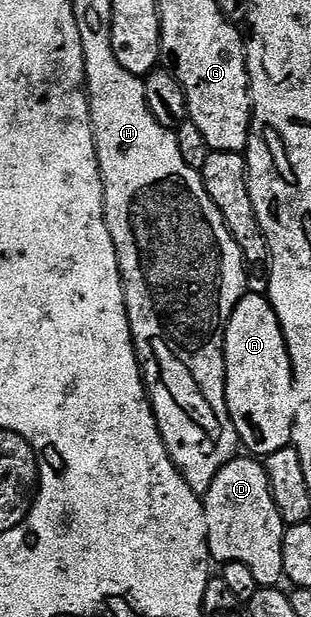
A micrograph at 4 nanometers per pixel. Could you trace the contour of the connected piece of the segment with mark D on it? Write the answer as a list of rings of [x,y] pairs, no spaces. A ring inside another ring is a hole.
[[[235,457],[230,459],[225,464],[223,464],[222,468],[218,470],[216,473],[214,480],[212,481],[210,487],[206,492],[204,492],[204,506],[206,508],[206,517],[209,520],[208,523],[208,542],[210,544],[210,553],[211,556],[215,560],[219,559],[219,564],[225,565],[228,563],[239,563],[240,565],[248,565],[248,569],[252,569],[252,577],[256,577],[256,581],[263,588],[270,589],[275,586],[274,583],[277,579],[281,580],[283,578],[282,573],[282,538],[284,537],[284,533],[287,529],[287,524],[282,522],[282,518],[280,517],[280,513],[276,509],[276,505],[274,504],[274,498],[270,493],[270,482],[266,477],[266,469],[265,466],[257,458],[254,457],[245,457],[246,459],[242,459],[243,457]]]

